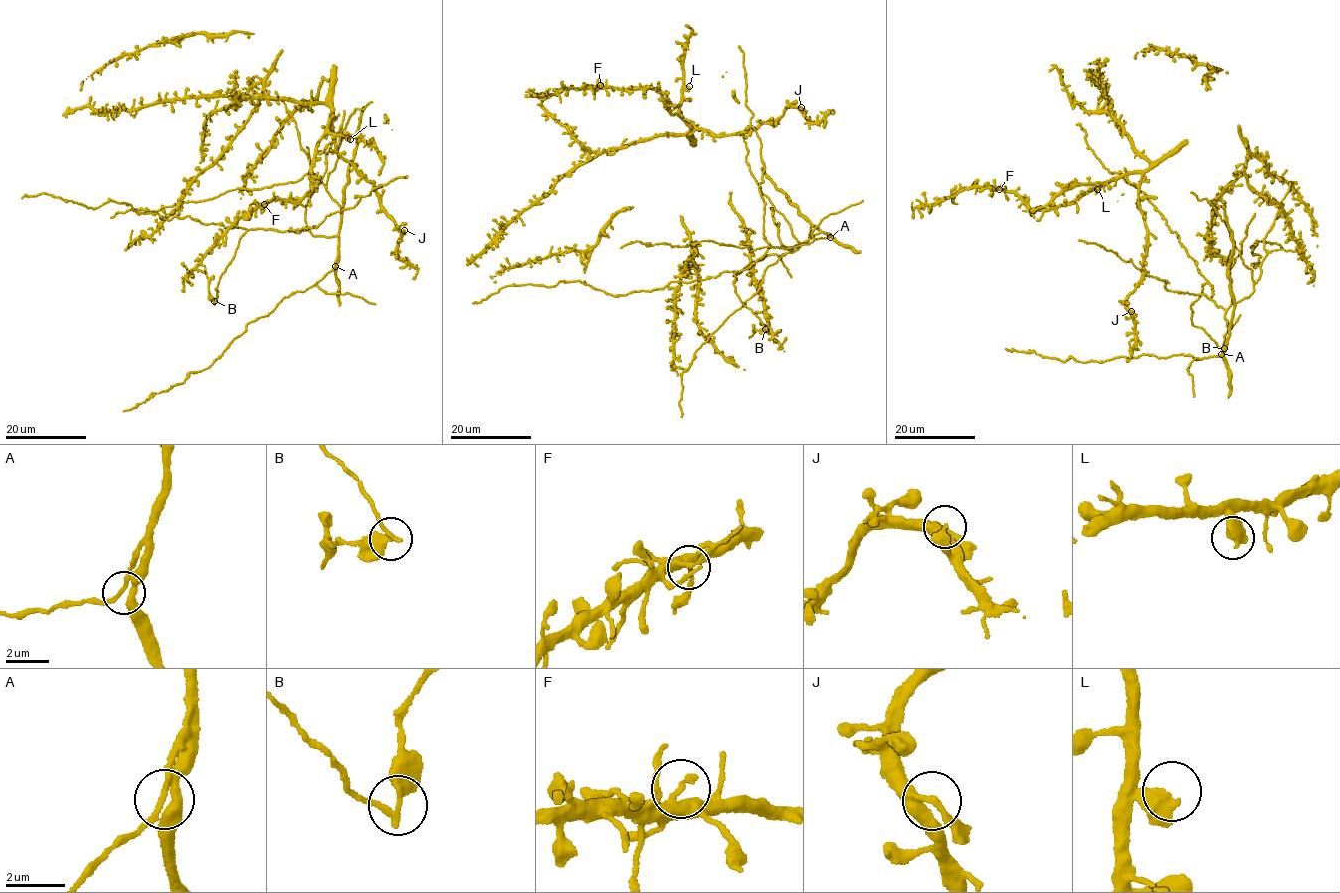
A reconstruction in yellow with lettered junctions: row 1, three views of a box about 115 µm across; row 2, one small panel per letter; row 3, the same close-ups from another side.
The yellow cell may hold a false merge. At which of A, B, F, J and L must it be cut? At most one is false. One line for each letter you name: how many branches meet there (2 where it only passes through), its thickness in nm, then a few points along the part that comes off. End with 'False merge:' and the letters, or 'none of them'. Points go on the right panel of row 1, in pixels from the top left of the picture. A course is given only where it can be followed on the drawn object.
B: 2 | 320 nm | (1224, 348), (1224, 334), (1241, 314)
False merge: B

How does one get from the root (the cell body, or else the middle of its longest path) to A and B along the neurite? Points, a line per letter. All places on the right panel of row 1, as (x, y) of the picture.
A: (1127, 262), (1146, 275), (1167, 281), (1164, 287), (1168, 290), (1202, 293), (1225, 310), (1229, 336), (1221, 354)
B: (1127, 262), (1167, 281), (1170, 291), (1210, 298), (1209, 283), (1202, 285), (1191, 306), (1192, 323), (1224, 348)

